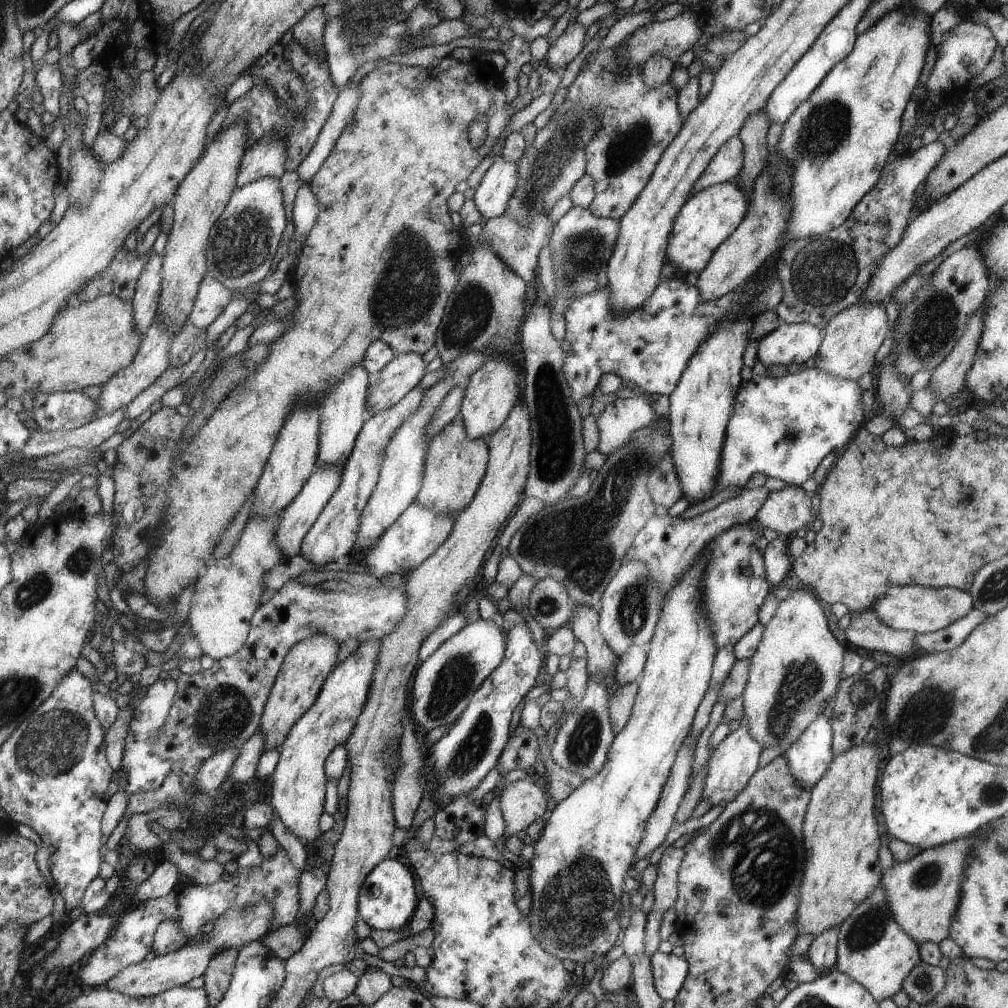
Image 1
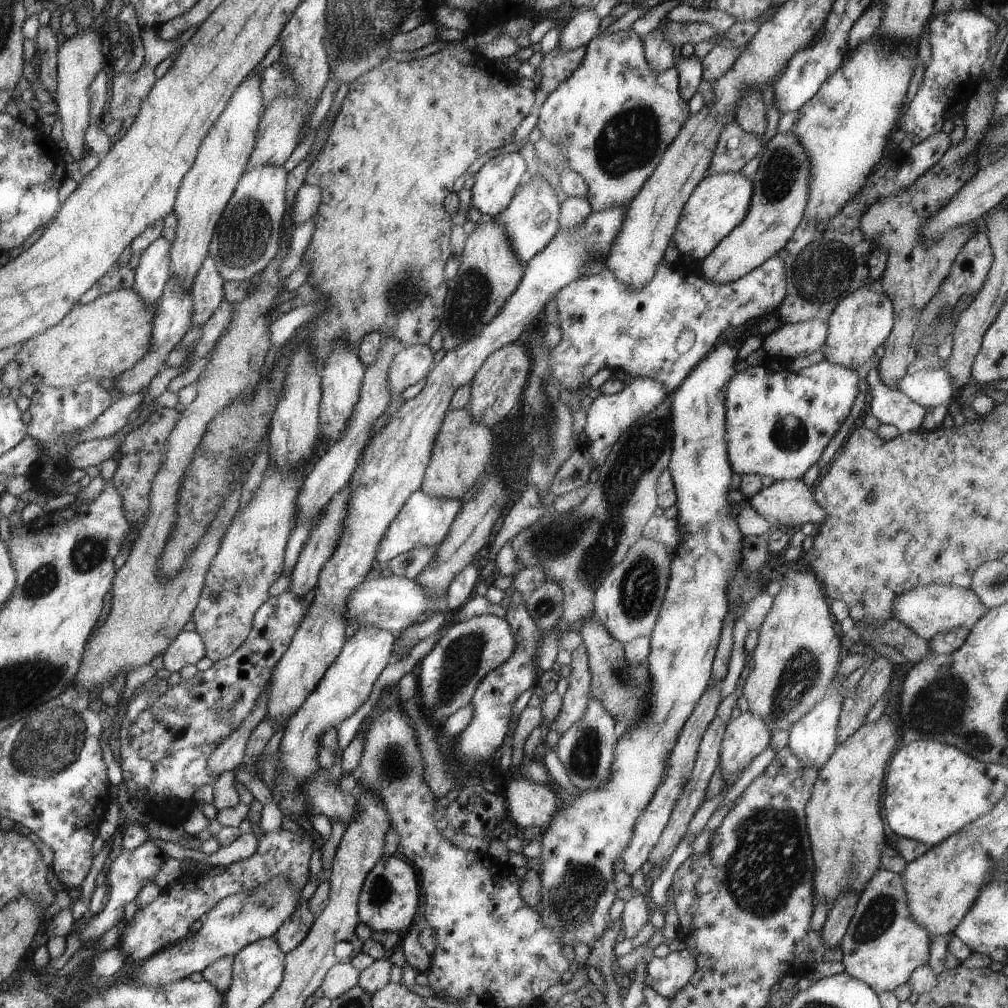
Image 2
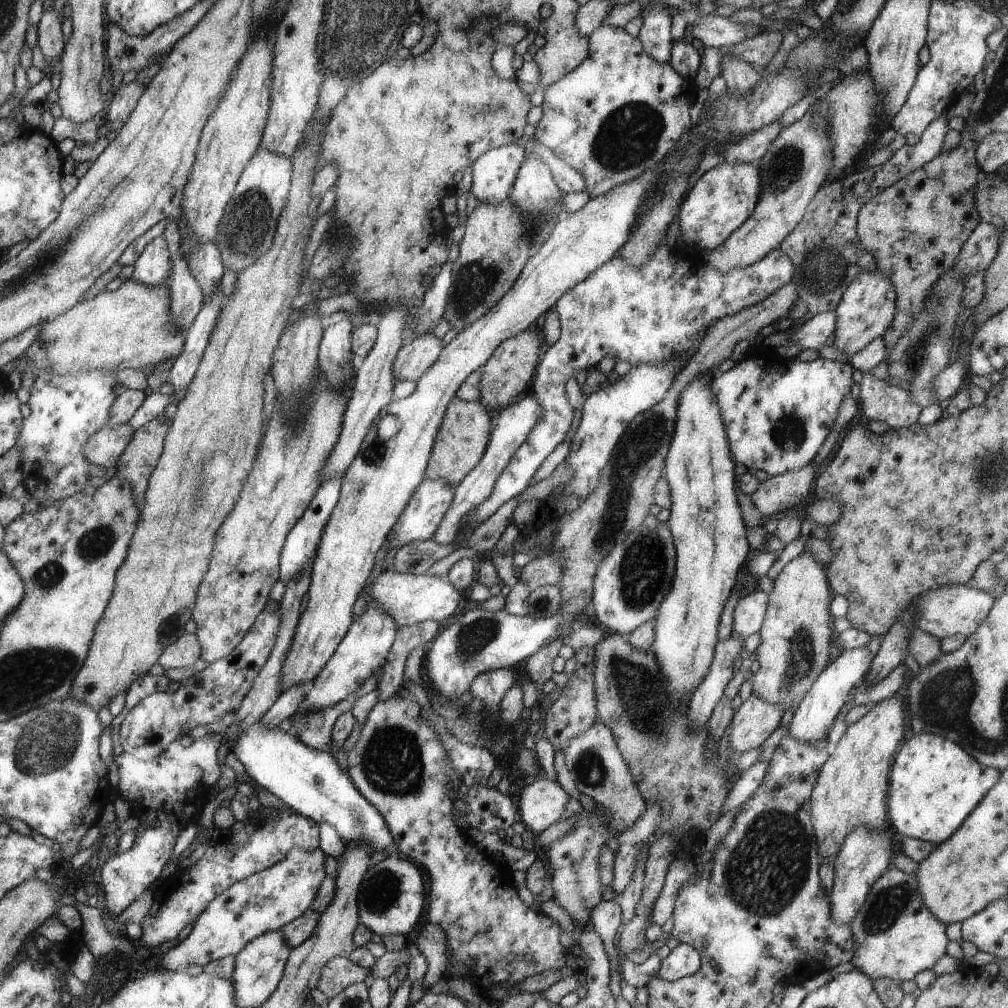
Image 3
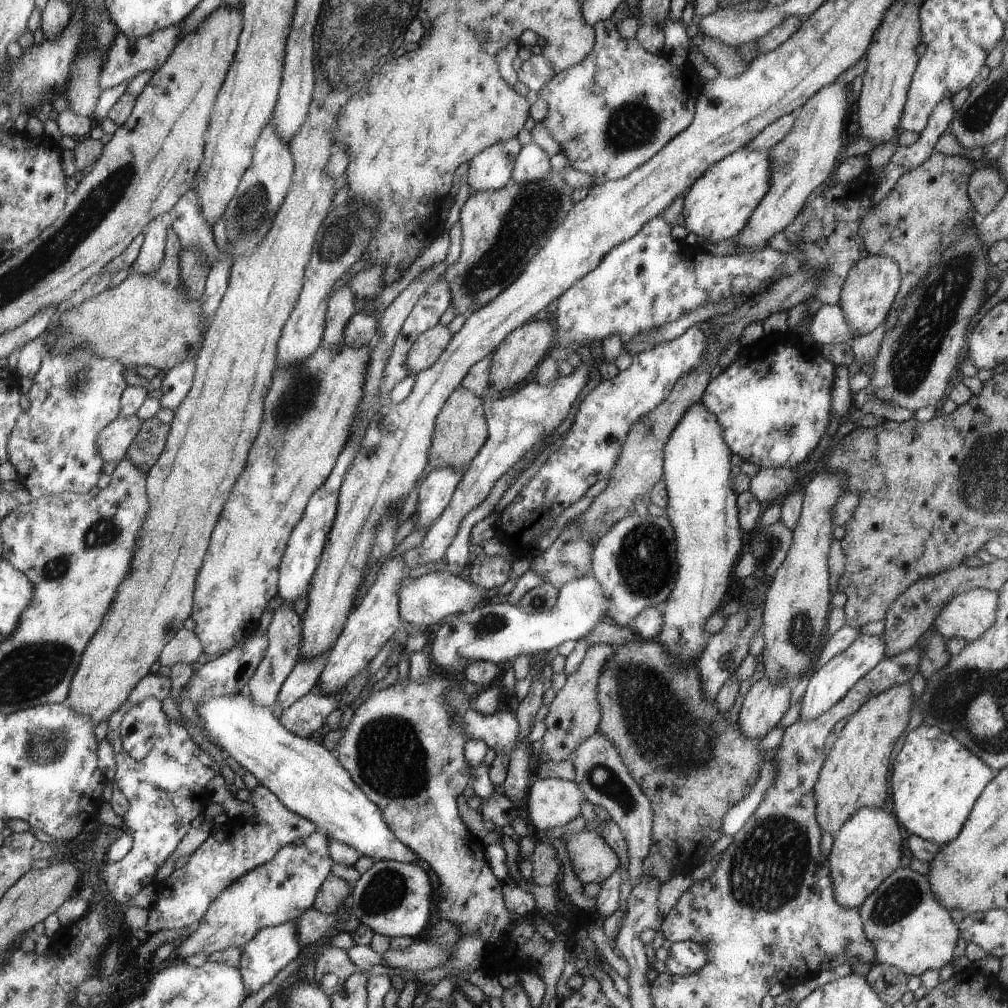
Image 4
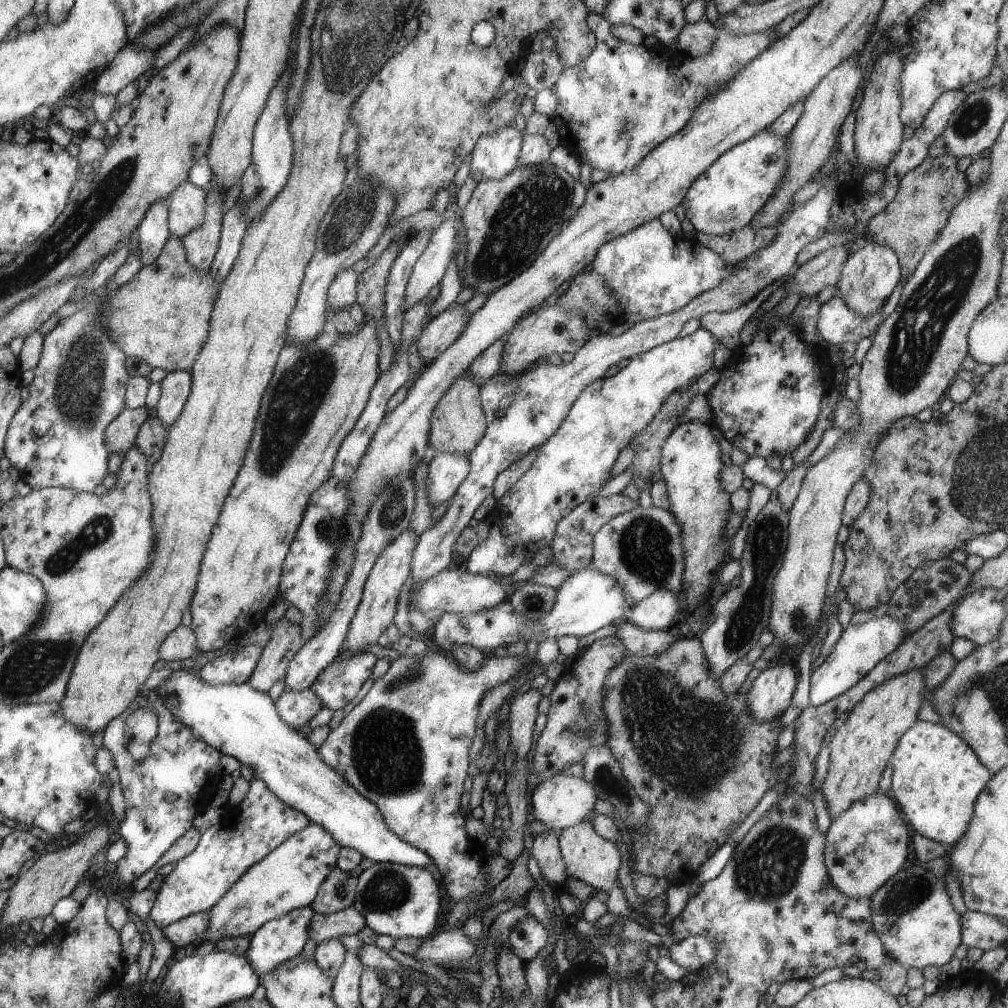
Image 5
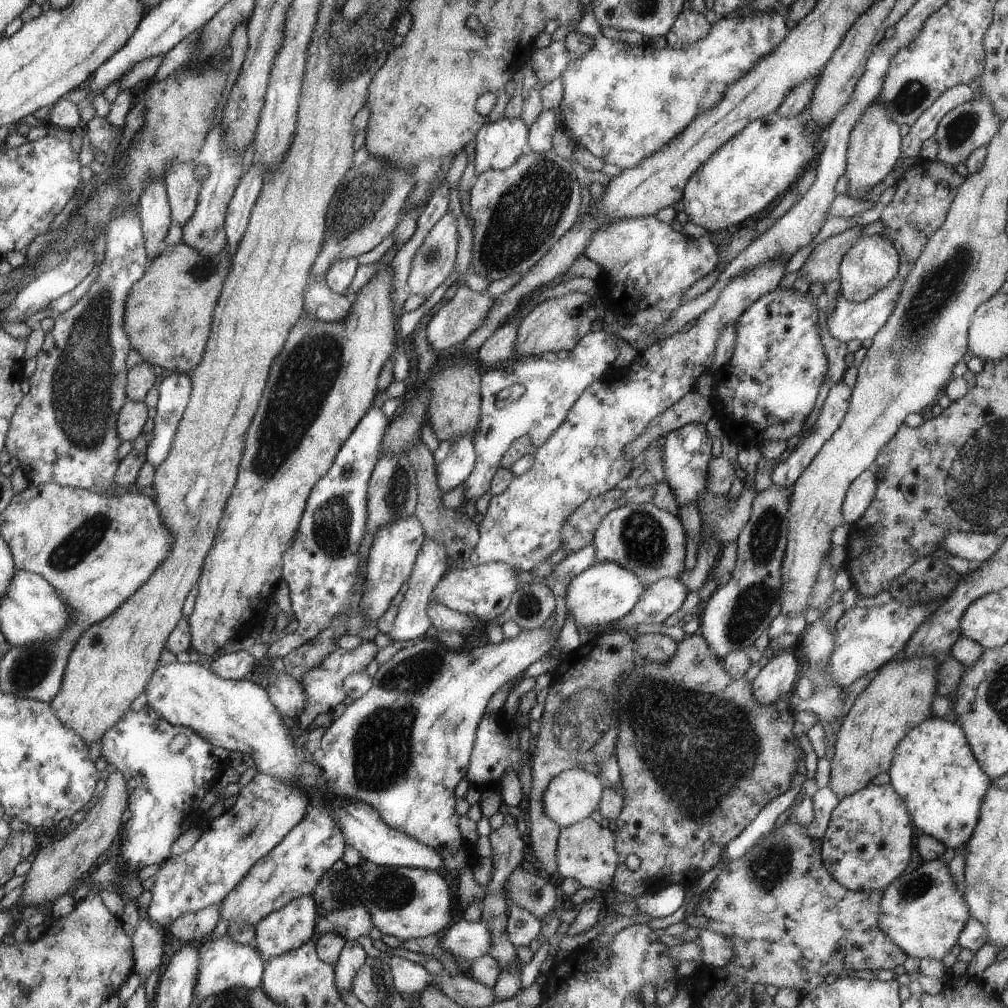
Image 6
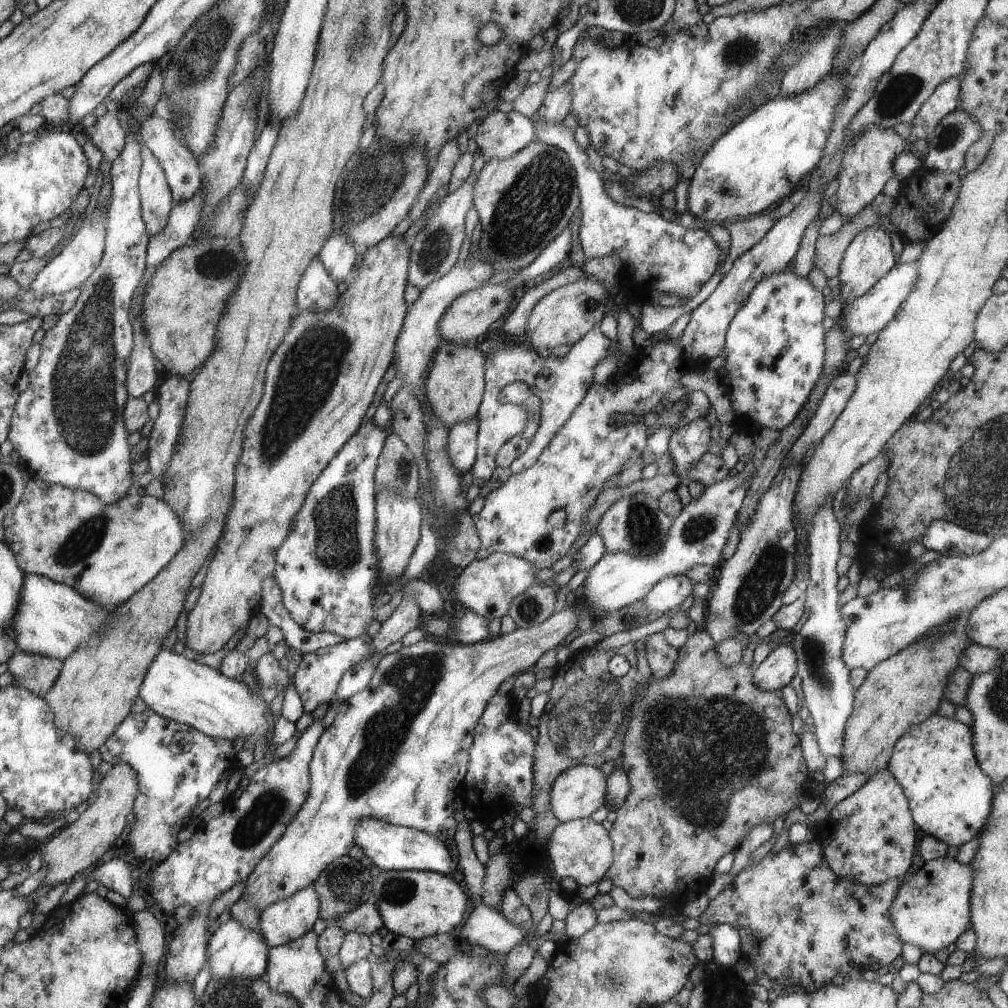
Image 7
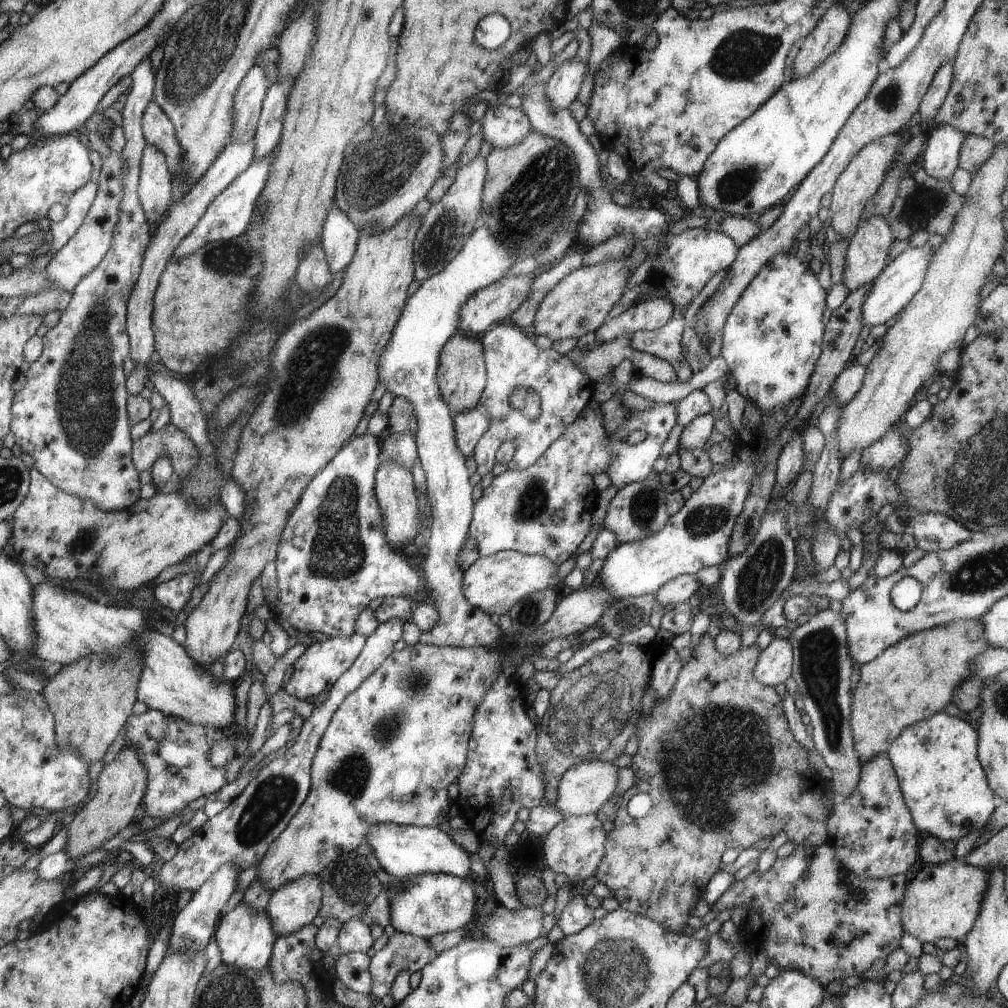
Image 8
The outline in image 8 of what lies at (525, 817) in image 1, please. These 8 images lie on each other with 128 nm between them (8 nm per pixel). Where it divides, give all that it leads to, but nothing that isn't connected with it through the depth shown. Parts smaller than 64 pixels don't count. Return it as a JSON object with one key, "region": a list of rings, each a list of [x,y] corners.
{"region":[[[589,760],[570,767],[562,775],[557,786],[557,800],[554,806],[564,814],[565,817],[584,816],[597,814],[597,812],[608,802],[608,798],[614,794],[618,784],[618,767],[610,761]]]}

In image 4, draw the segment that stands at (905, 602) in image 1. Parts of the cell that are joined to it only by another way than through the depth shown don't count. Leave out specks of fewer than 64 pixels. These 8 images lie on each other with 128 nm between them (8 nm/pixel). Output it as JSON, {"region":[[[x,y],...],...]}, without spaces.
{"region":[[[972,588],[968,592],[958,592],[948,604],[944,604],[944,608],[938,613],[936,620],[932,622],[931,628],[945,639],[960,637],[970,643],[984,635],[984,632],[994,624],[998,610],[998,600],[998,591]]]}

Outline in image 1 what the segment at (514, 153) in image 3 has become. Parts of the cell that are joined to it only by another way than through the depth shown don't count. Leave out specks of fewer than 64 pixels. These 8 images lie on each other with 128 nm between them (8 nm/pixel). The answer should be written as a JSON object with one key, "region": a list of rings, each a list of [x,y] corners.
{"region":[[[497,155],[494,164],[486,170],[473,197],[476,208],[489,219],[504,216],[508,202],[516,190],[518,164],[506,162]]]}

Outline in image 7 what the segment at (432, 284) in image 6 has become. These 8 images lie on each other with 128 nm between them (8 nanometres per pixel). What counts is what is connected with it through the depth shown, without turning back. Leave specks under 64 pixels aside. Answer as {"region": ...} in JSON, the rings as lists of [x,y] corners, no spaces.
{"region":[[[469,176],[456,192],[447,194],[442,204],[436,208],[438,212],[434,212],[434,218],[428,222],[428,226],[412,239],[413,258],[410,259],[409,281],[420,291],[448,274],[450,268],[458,262],[460,244],[464,242],[464,218],[472,208],[476,184],[477,176]]]}

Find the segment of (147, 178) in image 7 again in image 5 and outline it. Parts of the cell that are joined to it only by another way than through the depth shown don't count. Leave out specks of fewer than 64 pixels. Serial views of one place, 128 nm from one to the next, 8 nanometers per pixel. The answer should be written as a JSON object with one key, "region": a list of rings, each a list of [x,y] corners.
{"region":[[[158,200],[152,204],[136,228],[138,238],[138,250],[141,252],[141,261],[148,266],[160,256],[163,246],[171,234],[167,225],[169,207],[165,200]]]}

